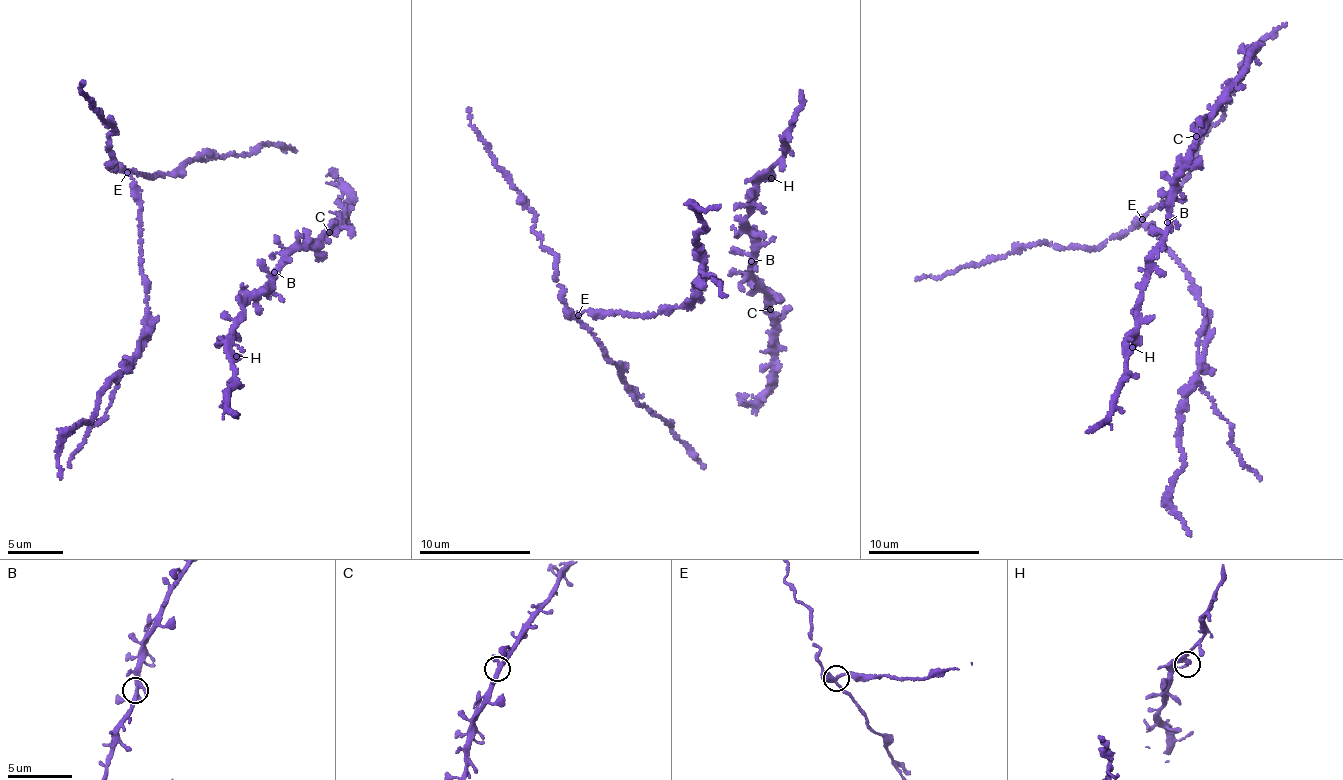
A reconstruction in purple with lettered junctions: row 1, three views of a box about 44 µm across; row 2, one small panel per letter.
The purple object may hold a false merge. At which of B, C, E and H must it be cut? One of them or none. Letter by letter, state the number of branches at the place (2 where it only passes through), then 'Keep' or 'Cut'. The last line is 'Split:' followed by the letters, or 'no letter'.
B: Branches: 3. Keep
C: Branches: 3. Keep
E: Branches: 3. Cut
H: Branches: 2. Keep
Split: E

